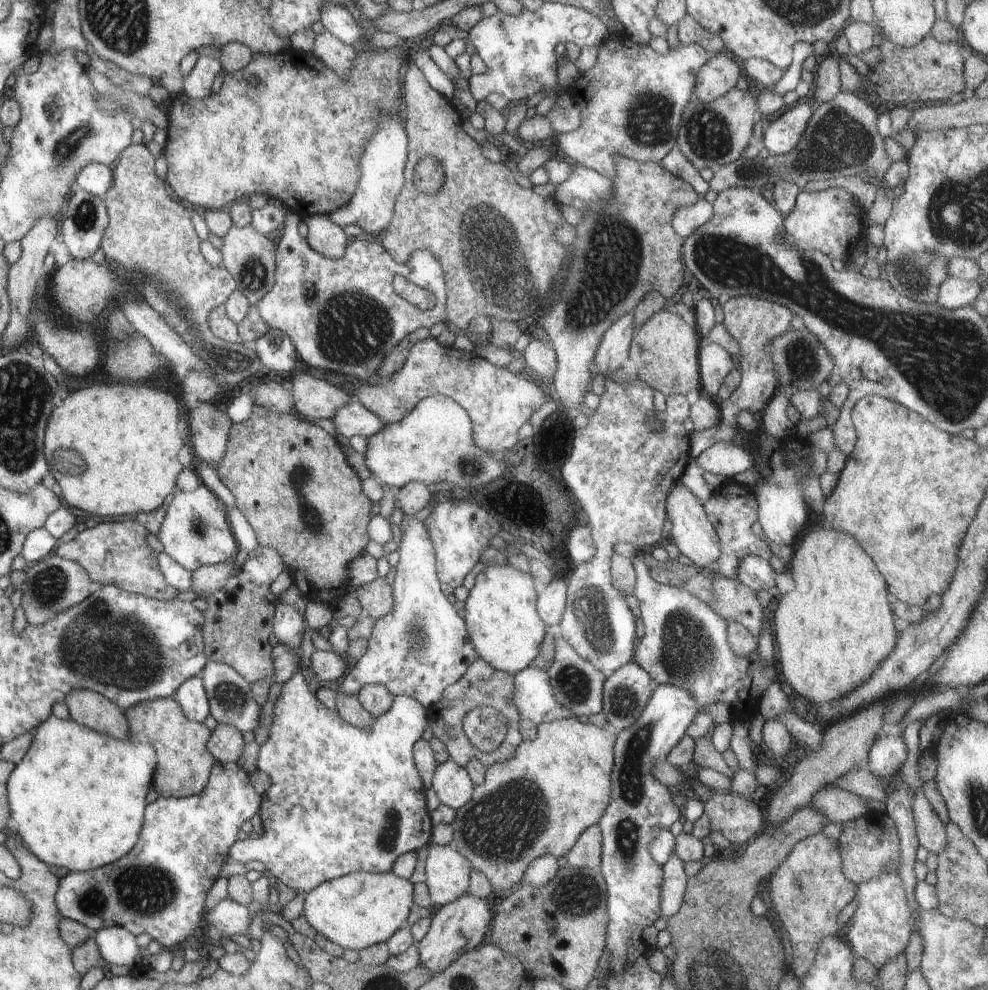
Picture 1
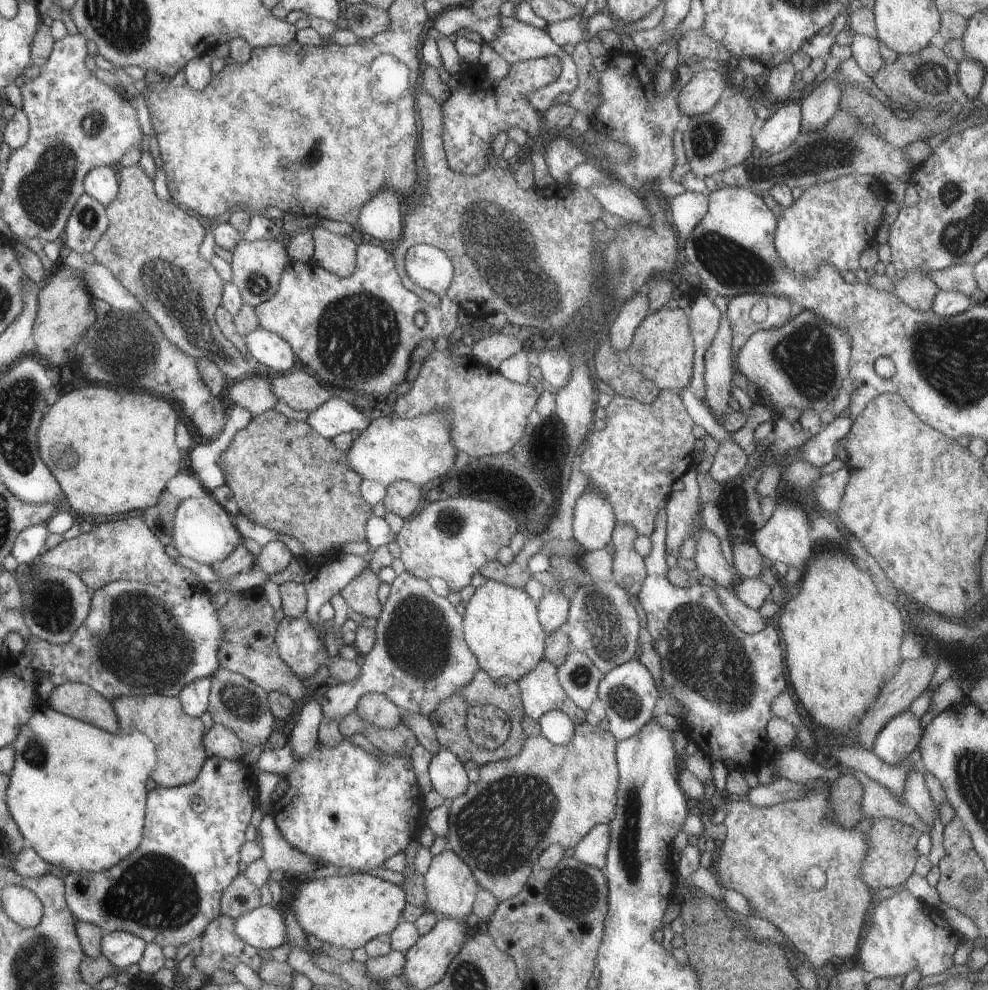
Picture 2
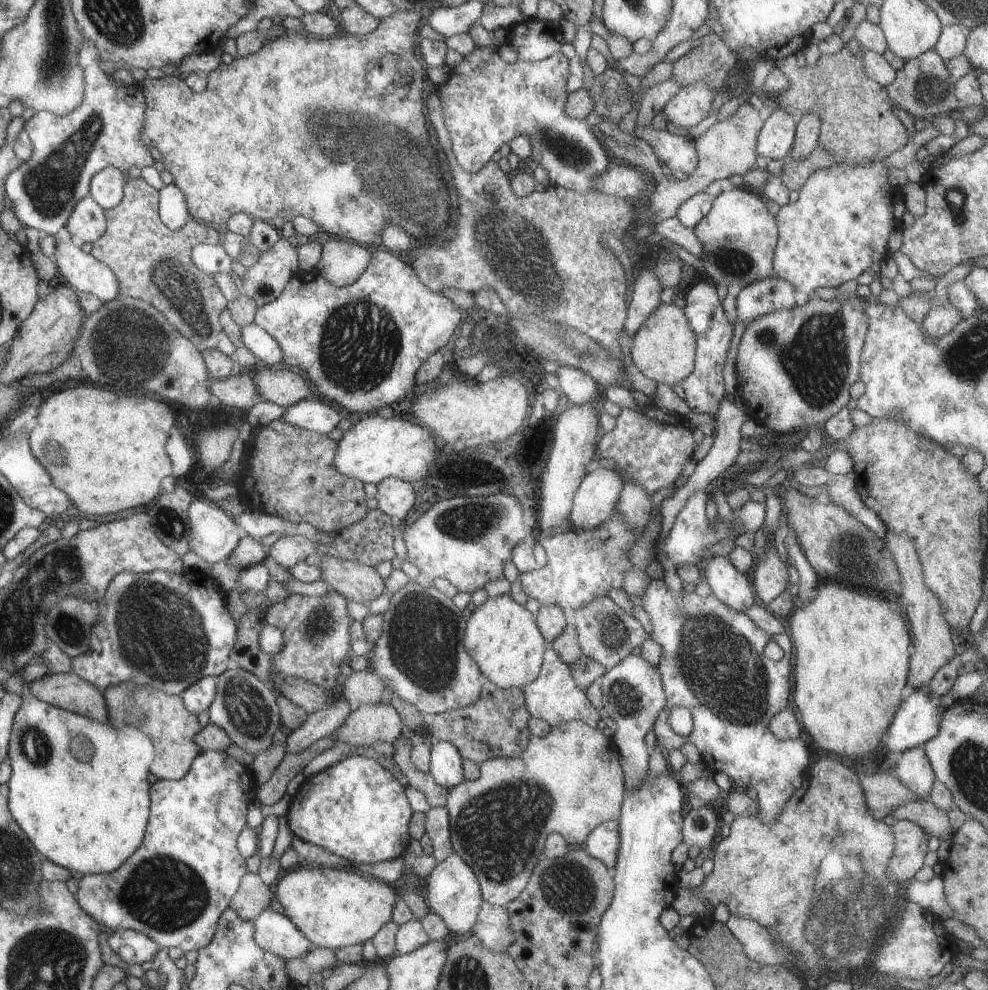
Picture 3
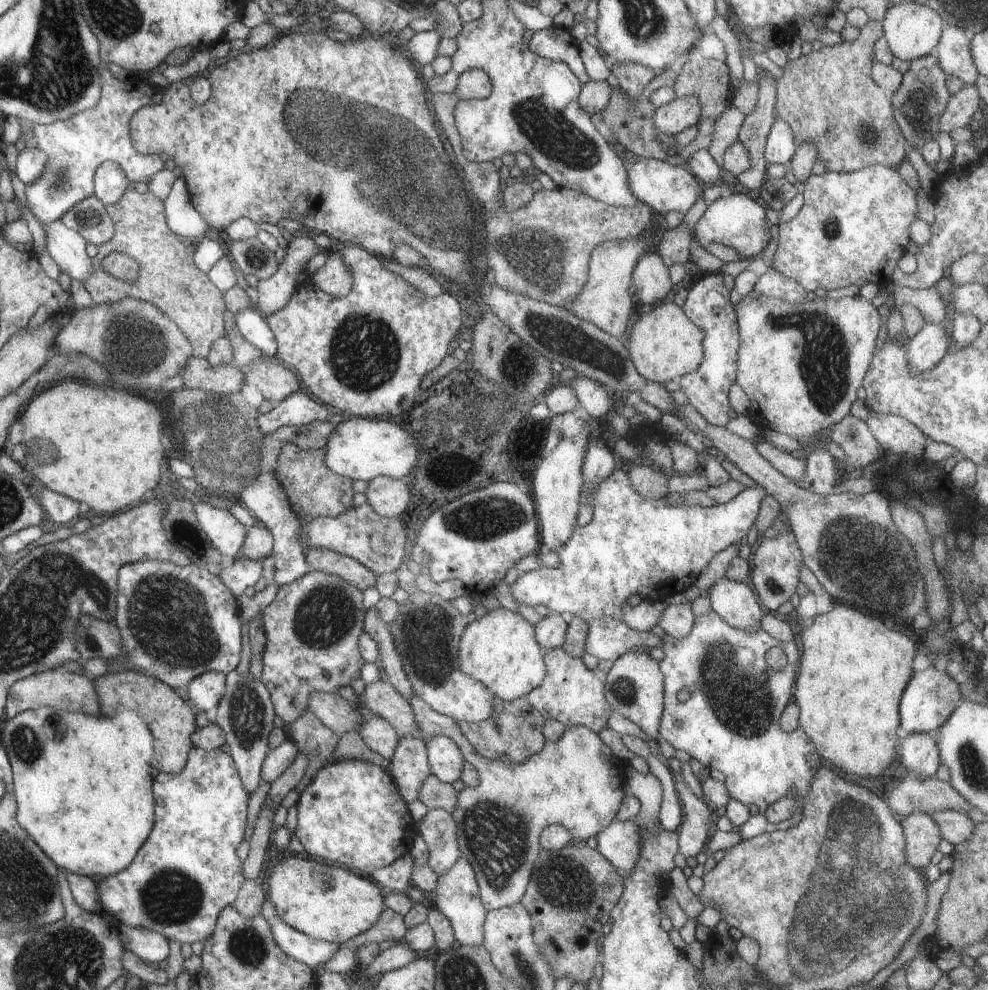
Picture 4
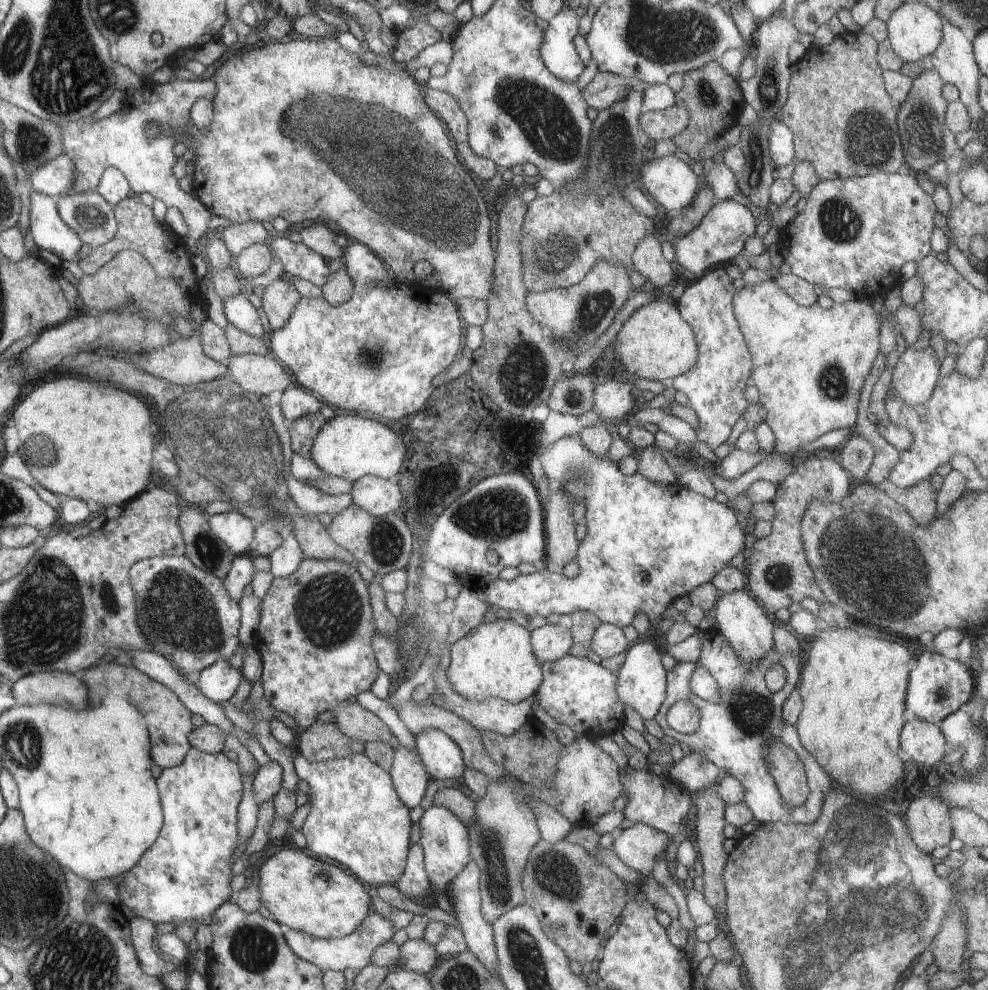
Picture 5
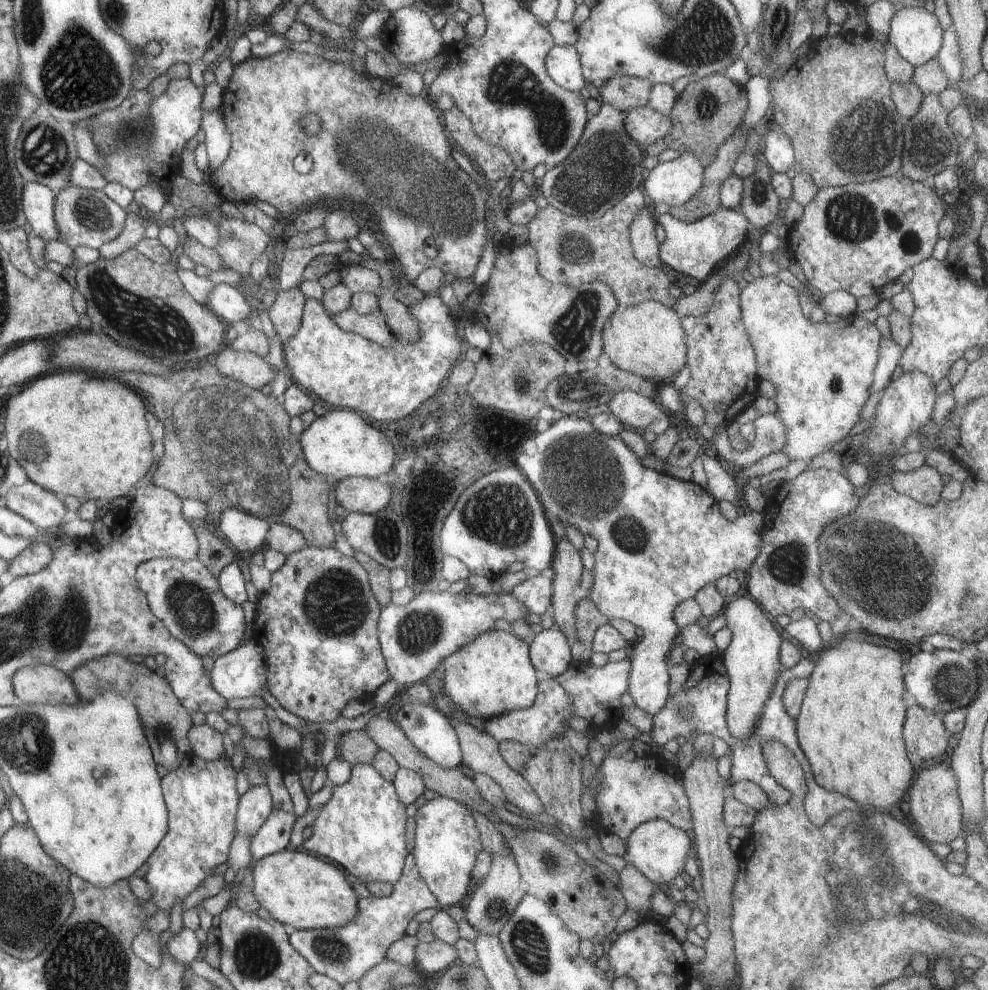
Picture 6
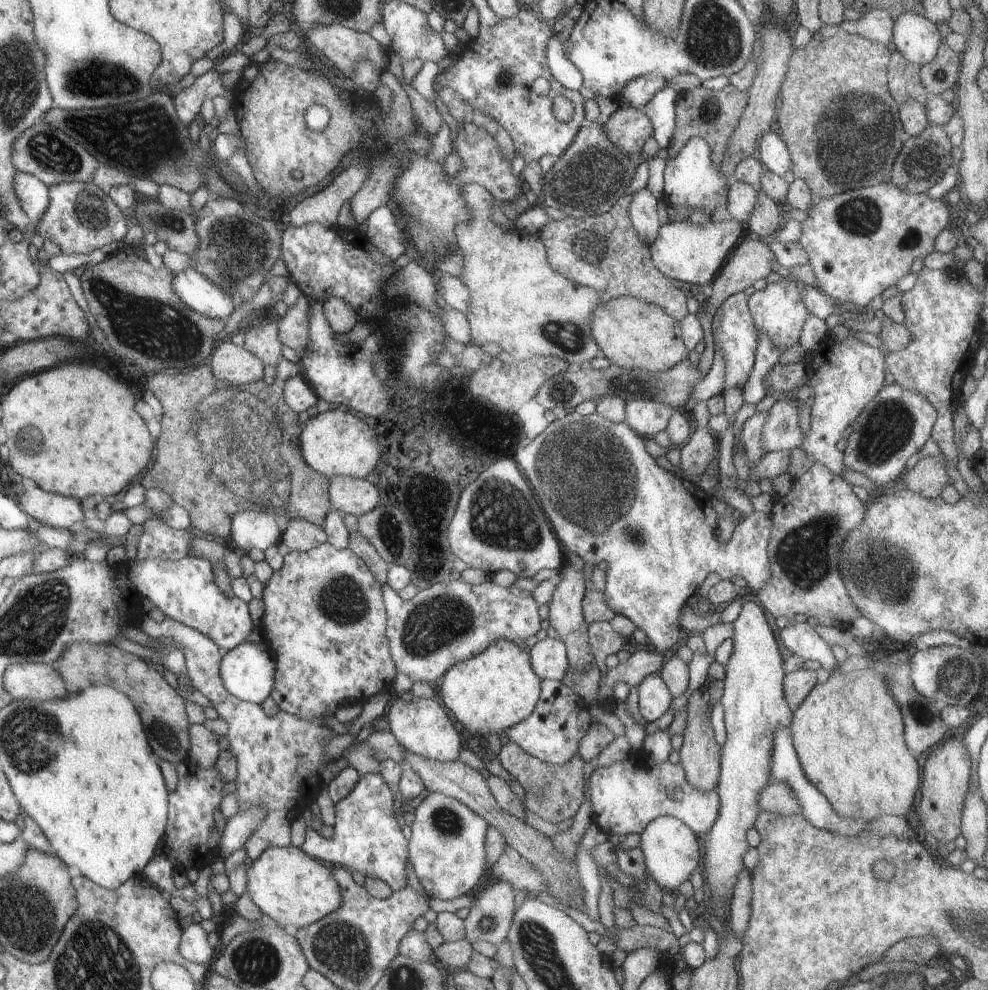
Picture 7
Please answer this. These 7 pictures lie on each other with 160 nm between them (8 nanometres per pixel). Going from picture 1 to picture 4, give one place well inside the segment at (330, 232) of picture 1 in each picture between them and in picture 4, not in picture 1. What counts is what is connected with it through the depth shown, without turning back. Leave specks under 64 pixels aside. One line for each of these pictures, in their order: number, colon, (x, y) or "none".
2: (337, 253)
3: (342, 262)
4: (335, 278)

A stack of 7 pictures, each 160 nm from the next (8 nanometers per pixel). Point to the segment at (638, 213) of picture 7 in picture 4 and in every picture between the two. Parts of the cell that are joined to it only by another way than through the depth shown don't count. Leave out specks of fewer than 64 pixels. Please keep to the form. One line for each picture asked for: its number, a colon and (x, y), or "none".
4: (651, 279)
5: (648, 259)
6: (645, 244)

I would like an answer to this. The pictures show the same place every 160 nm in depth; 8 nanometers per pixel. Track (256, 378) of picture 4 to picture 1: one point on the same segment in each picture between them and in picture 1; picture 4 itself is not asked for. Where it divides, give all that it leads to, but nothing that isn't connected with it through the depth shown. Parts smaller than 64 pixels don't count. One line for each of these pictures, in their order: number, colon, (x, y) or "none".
1: (314, 398)
2: (300, 391)
3: (284, 387)

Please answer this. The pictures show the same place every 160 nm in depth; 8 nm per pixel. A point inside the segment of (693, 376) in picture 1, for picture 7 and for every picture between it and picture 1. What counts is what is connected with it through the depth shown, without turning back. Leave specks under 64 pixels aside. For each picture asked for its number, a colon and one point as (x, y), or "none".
2: (662, 350)
3: (663, 349)
4: (663, 344)
5: (655, 342)
6: (647, 339)
7: (633, 334)

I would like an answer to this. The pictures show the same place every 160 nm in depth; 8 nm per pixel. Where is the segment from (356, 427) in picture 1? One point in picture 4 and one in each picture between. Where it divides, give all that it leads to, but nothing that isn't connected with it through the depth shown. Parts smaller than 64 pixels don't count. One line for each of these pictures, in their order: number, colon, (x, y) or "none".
2: (335, 417)
3: (313, 415)
4: (299, 409)

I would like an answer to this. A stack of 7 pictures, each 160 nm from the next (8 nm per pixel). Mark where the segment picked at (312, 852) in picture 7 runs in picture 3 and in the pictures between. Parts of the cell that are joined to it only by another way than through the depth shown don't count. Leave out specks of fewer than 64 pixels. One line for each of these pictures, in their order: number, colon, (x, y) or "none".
3: (355, 809)
4: (351, 813)
5: (357, 818)
6: (361, 827)

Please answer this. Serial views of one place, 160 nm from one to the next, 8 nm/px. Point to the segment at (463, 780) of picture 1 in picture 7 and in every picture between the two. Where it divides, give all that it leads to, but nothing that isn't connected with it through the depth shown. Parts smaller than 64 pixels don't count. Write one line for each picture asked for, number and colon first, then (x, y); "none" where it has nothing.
2: (449, 778)
3: (446, 769)
4: (446, 762)
5: (442, 758)
6: (426, 726)
7: (419, 725)

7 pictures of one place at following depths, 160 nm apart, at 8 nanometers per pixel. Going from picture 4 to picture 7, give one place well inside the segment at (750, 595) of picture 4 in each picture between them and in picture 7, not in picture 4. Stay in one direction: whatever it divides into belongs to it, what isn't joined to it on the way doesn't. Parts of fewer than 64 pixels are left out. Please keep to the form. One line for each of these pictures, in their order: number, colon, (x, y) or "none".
5: (744, 623)
6: (752, 662)
7: (754, 704)

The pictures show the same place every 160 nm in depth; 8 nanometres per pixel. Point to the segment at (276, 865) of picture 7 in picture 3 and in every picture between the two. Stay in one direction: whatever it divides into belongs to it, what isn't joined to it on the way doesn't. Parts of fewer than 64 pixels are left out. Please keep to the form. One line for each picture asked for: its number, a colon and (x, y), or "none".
3: (332, 908)
4: (324, 902)
5: (300, 892)
6: (301, 891)

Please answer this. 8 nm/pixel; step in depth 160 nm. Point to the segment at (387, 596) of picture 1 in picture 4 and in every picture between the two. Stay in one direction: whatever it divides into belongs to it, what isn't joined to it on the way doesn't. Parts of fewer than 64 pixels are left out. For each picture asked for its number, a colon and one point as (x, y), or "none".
2: (361, 595)
3: (356, 581)
4: (351, 571)

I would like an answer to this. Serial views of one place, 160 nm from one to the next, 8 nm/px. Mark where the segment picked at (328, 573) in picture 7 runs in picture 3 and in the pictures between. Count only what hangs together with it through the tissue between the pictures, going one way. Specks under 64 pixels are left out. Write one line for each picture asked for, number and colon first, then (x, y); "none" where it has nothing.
3: (316, 630)
4: (313, 626)
5: (316, 629)
6: (318, 622)

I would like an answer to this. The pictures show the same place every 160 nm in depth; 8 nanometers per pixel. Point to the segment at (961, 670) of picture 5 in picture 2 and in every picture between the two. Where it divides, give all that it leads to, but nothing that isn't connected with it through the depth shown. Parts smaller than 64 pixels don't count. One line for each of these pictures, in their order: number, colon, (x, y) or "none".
2: (901, 736)
3: (917, 720)
4: (930, 697)

